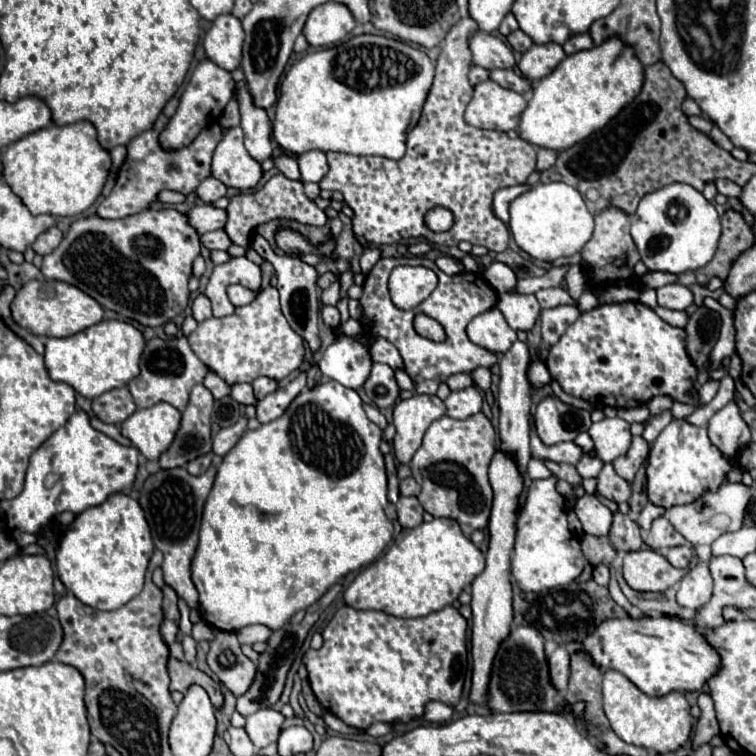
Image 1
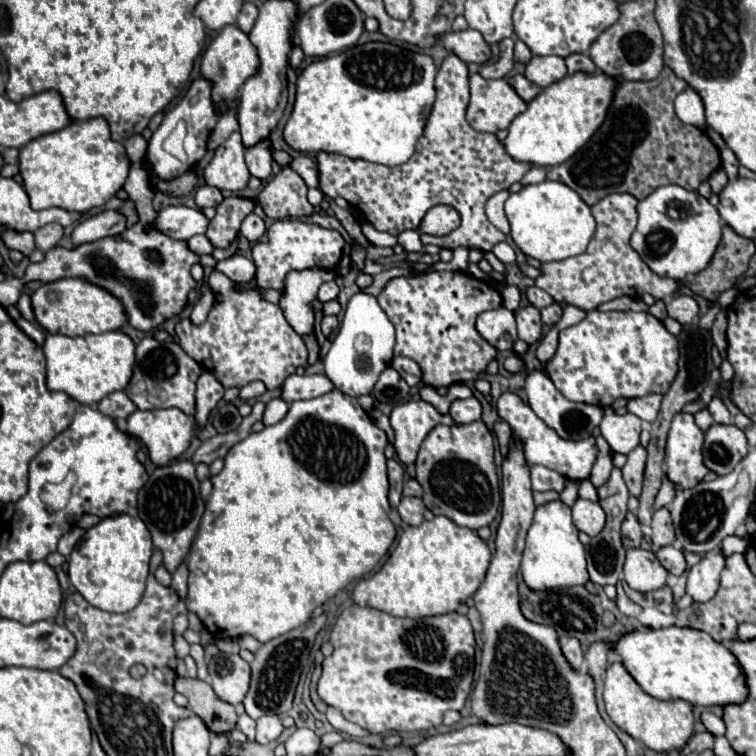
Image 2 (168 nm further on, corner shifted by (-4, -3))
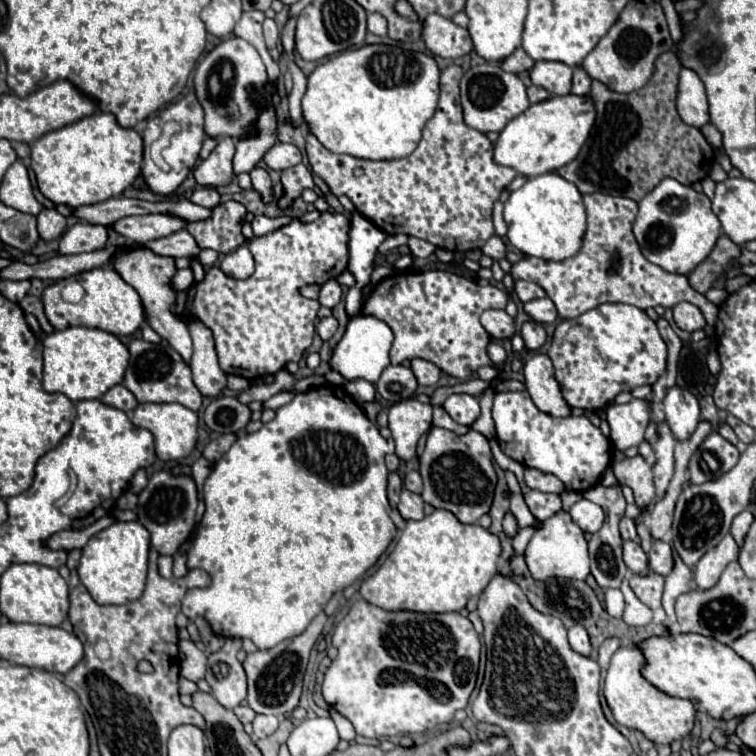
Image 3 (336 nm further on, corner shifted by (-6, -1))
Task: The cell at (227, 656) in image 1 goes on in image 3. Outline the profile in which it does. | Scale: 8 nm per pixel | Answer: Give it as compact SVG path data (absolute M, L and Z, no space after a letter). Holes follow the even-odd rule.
M227 638L219 652L209 654L205 680L211 686L213 696L225 708L239 706L247 696L247 678L241 662L237 660L239 640Z

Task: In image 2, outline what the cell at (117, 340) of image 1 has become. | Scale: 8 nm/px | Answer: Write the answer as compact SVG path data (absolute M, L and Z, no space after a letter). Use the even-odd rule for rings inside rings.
M121 330L87 334L77 338L49 334L43 344L43 352L47 358L47 388L65 392L81 404L97 404L107 394L125 390L133 376L135 344Z

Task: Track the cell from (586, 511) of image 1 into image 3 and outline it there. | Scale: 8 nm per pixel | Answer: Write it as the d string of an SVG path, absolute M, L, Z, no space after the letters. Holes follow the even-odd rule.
M581 498L579 502L575 502L569 510L573 522L583 530L583 532L589 532L589 534L595 534L603 522L605 522L605 512L601 506Z

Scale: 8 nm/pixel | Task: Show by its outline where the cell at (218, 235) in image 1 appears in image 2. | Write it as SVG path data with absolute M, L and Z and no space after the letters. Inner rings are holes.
M193 236L193 238L189 238L189 248L195 252L195 254L199 254L199 256L203 256L203 254L213 254L213 250L215 250L215 246L211 244L211 240L207 238L207 236Z

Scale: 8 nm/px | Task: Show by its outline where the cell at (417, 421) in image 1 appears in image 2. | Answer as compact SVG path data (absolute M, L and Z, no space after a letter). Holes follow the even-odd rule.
M409 400L391 412L391 426L395 430L395 452L403 464L413 464L421 442L437 424L453 424L449 414L437 412L429 402Z

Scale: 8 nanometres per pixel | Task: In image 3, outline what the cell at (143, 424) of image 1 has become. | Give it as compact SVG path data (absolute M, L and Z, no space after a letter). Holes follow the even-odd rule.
M139 404L133 410L131 422L139 428L147 428L155 436L155 450L157 458L165 462L179 462L183 460L197 442L197 414L181 404Z

